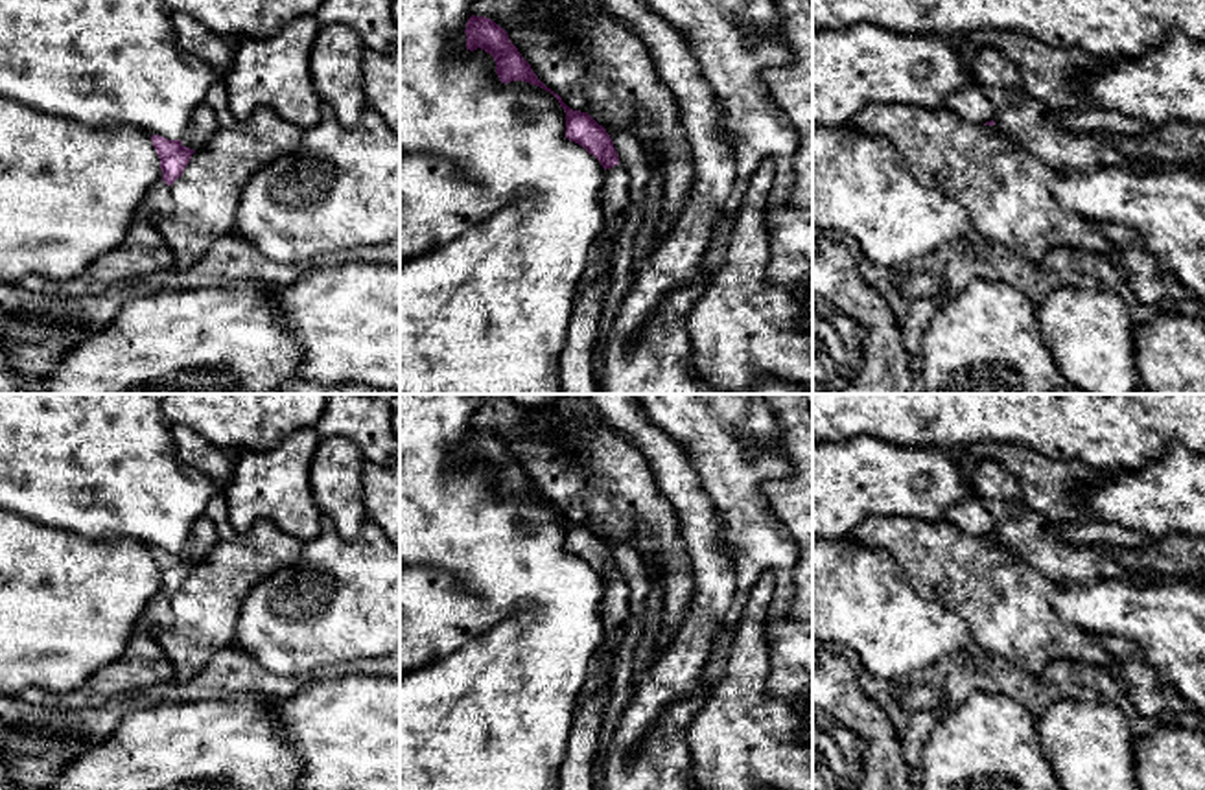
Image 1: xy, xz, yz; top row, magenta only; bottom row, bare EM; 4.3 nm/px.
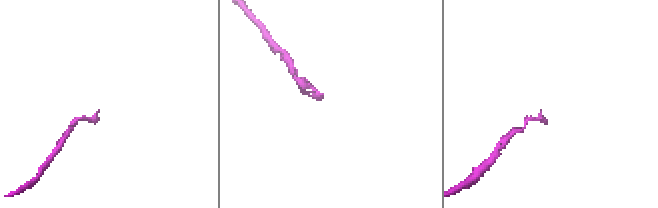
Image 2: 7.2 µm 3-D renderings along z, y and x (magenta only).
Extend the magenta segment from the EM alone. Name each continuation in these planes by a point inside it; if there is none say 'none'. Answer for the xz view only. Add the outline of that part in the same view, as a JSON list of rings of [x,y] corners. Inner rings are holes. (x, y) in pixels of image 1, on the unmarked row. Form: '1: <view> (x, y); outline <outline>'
1: xz (614, 610); outline [[[623,576],[606,582],[606,591],[599,606],[599,613],[602,619],[606,643],[593,663],[590,681],[582,694],[593,694],[604,685],[612,683],[612,663],[615,648],[630,619],[628,584]]]

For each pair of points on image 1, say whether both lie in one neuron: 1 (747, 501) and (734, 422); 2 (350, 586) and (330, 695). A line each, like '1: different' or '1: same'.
1: same
2: different

